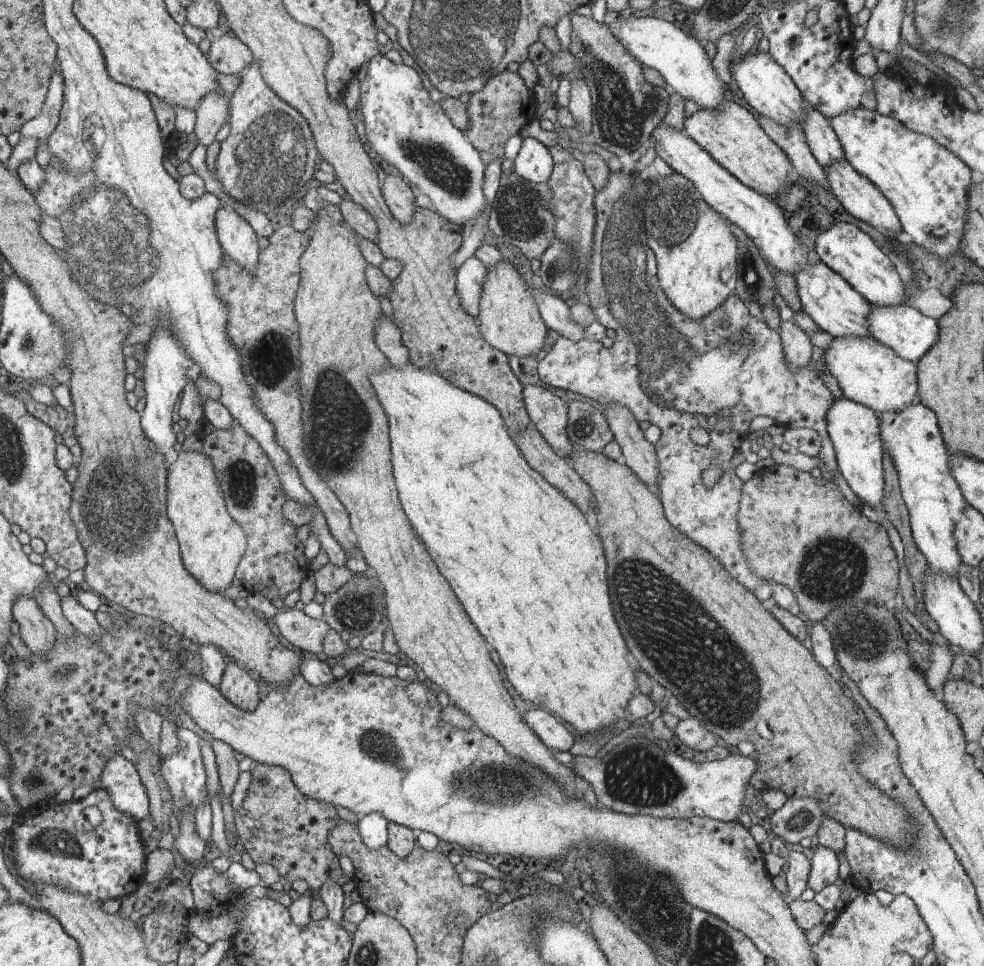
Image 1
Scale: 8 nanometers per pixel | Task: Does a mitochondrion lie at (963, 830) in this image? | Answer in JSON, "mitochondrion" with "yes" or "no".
{"mitochondrion":"no"}

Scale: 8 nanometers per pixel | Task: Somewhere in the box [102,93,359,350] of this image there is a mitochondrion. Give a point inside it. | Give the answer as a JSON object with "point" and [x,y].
{"point":[269,156]}

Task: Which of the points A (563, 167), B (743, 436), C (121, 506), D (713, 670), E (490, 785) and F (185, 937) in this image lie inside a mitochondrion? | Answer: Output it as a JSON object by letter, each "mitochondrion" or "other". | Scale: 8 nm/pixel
{"A":"other","B":"other","C":"mitochondrion","D":"mitochondrion","E":"mitochondrion","F":"other"}

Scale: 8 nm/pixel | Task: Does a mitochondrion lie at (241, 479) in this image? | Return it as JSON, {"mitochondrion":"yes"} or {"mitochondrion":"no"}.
{"mitochondrion":"yes"}

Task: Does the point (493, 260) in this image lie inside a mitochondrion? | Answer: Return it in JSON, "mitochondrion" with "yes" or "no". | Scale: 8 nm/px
{"mitochondrion":"no"}

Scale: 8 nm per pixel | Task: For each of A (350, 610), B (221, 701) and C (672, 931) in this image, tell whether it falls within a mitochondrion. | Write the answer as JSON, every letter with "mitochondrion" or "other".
{"A":"mitochondrion","B":"other","C":"mitochondrion"}

